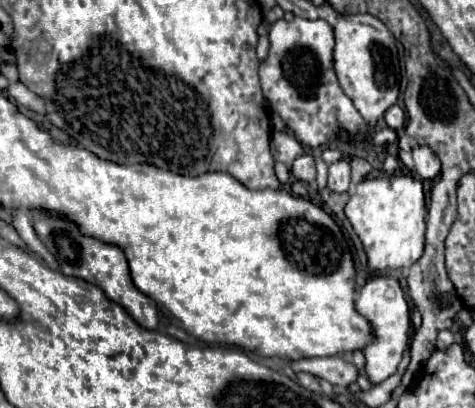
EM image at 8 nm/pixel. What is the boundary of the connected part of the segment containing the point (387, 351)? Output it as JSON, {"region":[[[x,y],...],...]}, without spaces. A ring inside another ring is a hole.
{"region":[[[372,277],[360,291],[360,297],[356,301],[356,311],[368,319],[370,327],[372,327],[372,335],[374,341],[370,341],[370,345],[364,347],[364,357],[366,357],[366,377],[372,385],[378,385],[382,381],[386,381],[392,373],[396,373],[396,367],[402,359],[402,353],[408,345],[408,331],[410,331],[410,309],[404,297],[404,291],[400,287],[400,283],[394,277]]]}

